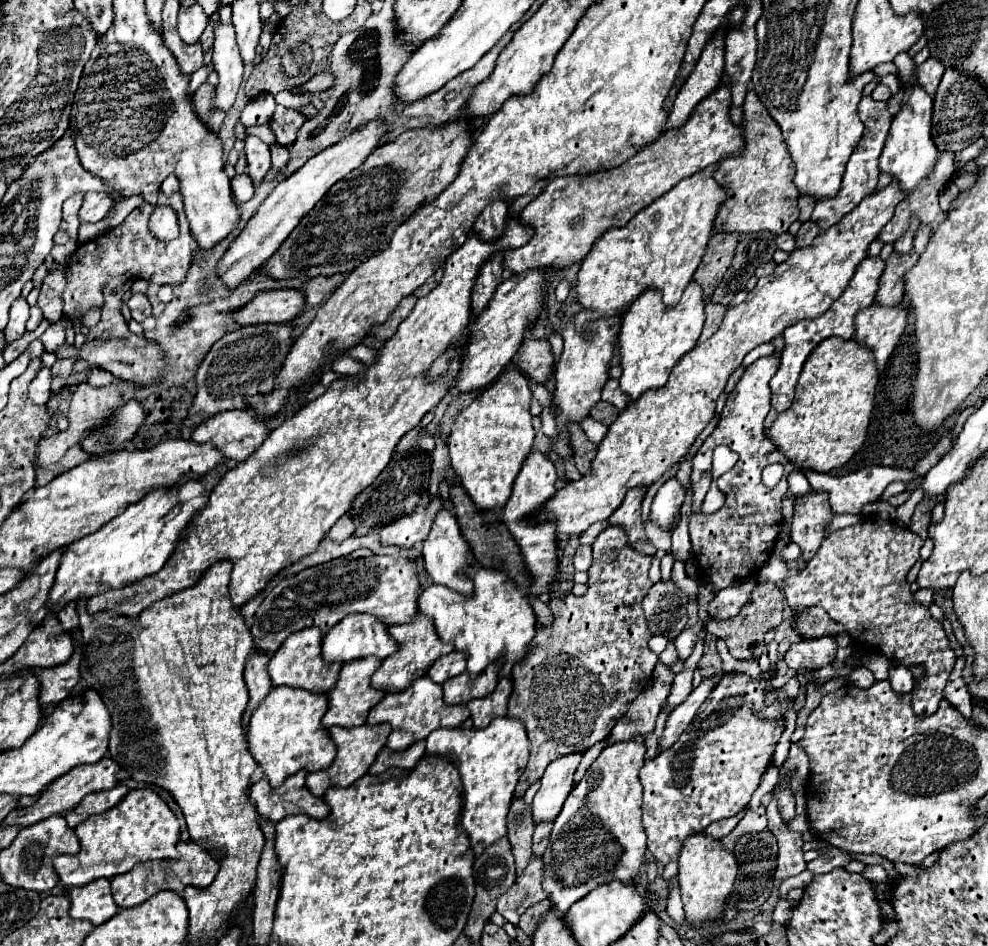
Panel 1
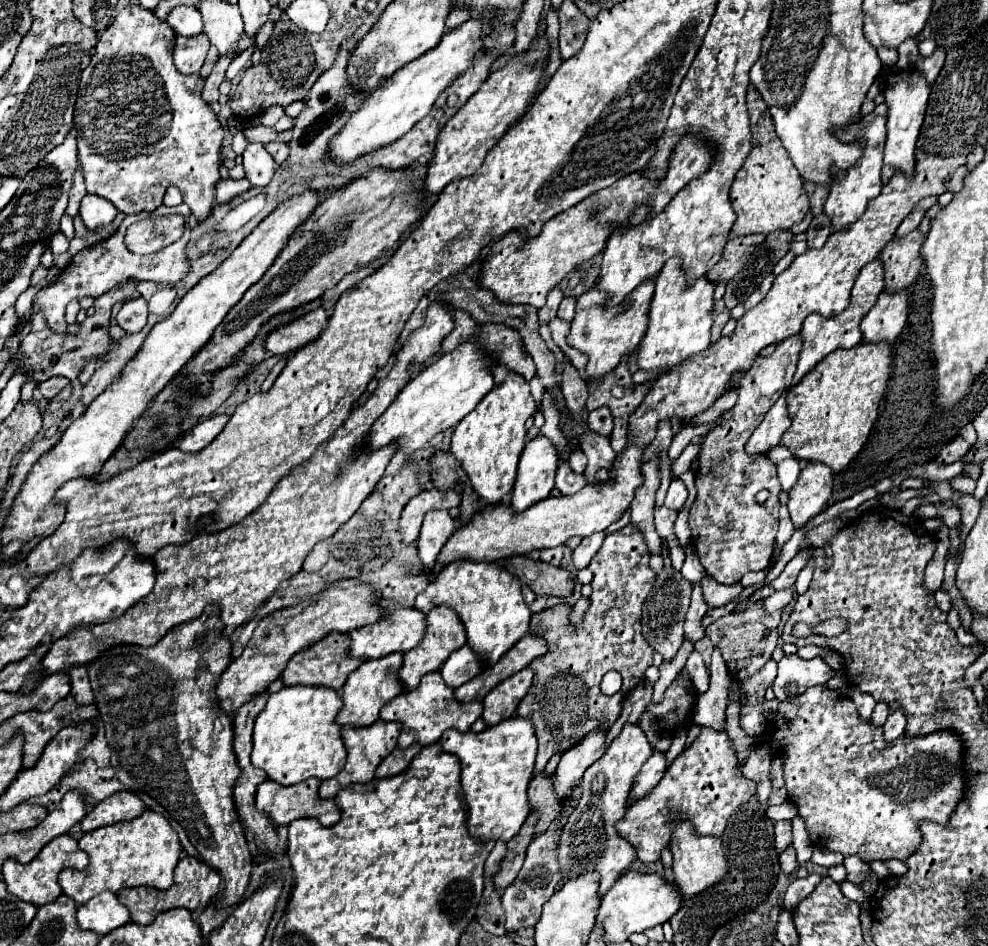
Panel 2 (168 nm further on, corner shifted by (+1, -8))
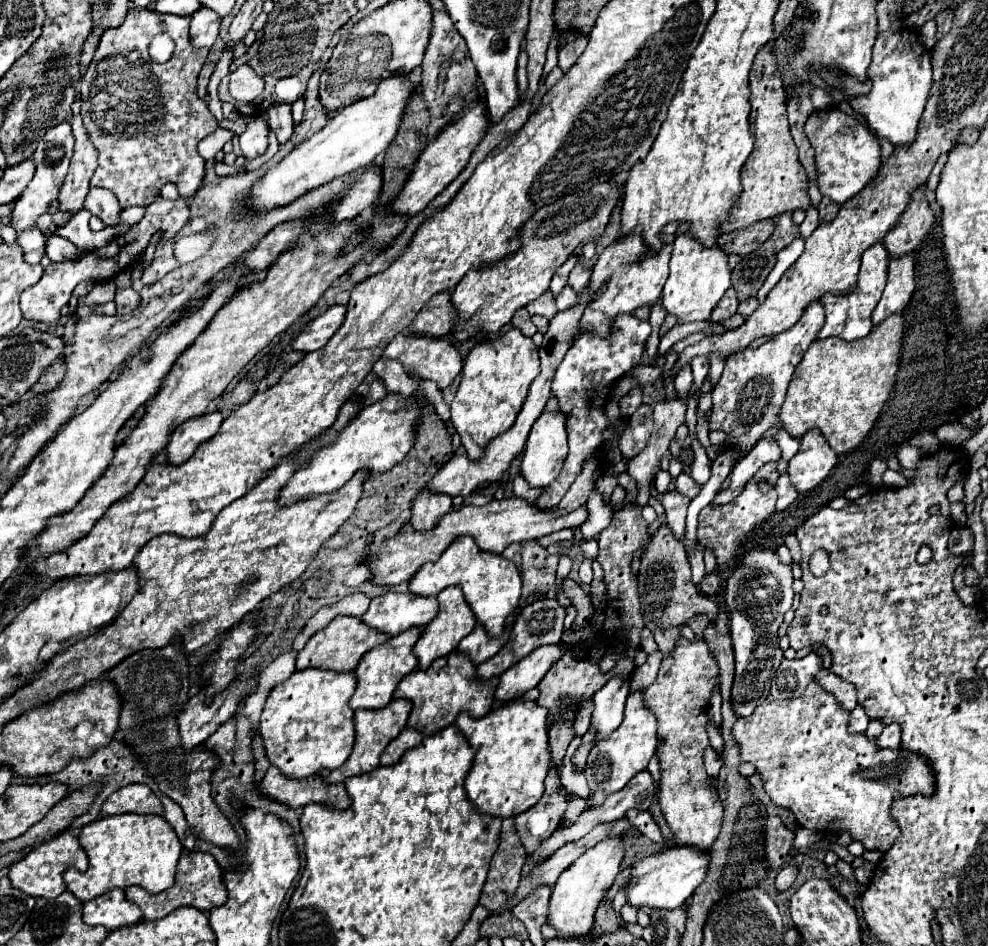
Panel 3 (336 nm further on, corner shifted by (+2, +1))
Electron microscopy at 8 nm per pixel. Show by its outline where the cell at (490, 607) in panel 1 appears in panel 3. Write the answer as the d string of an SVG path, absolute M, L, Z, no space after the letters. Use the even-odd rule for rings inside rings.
M461 536L453 540L453 544L441 554L441 560L427 562L419 572L415 572L415 576L409 580L409 590L419 596L437 596L449 584L457 584L463 588L469 598L471 610L491 636L503 634L505 620L517 610L521 598L521 576L511 560L505 560L499 554L483 552L477 548L471 536Z

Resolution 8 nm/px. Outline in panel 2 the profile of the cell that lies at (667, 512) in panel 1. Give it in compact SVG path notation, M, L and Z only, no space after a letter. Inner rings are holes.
M674 479L674 481L670 483L668 493L666 493L666 501L664 501L664 505L666 505L668 509L680 511L682 505L684 505L684 501L686 501L686 497L688 497L688 491L686 491L684 483L682 483L680 479Z

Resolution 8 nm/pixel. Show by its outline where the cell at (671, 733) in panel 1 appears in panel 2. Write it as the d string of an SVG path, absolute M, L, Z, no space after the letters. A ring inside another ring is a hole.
M654 751L652 757L644 763L644 767L640 769L640 773L638 773L638 777L636 777L630 805L632 805L636 799L644 797L644 795L648 793L648 789L652 789L652 785L656 785L656 783L664 777L664 771L666 771L666 753Z

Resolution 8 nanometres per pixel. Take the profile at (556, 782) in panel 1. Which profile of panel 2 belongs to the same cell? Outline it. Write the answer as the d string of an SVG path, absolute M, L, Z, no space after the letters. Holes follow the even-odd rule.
M602 731L588 733L588 737L584 737L584 741L580 741L576 747L568 749L560 757L560 763L552 777L552 789L554 789L556 797L564 799L566 793L582 779L584 771L604 755L604 751L606 751L604 737L606 735Z

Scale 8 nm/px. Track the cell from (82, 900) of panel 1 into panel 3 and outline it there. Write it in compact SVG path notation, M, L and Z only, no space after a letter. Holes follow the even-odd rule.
M115 888L105 896L99 896L83 906L83 920L89 926L105 926L107 930L119 930L141 922L143 912L137 904L125 898L125 892Z

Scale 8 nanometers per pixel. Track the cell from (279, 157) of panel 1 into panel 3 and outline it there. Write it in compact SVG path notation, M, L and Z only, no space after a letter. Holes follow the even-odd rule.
M273 104L267 110L269 126L277 134L279 144L285 144L293 134L293 118L291 118L291 106L289 104Z

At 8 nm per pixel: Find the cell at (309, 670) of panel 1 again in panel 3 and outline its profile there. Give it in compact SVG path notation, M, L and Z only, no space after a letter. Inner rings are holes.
M335 616L331 624L319 630L315 636L311 636L307 646L297 654L297 670L323 668L323 670L335 670L335 672L351 672L355 670L357 662L365 652L369 652L377 644L383 644L385 640L387 636L383 636L383 632L371 632L371 628L367 628L363 620L355 616Z

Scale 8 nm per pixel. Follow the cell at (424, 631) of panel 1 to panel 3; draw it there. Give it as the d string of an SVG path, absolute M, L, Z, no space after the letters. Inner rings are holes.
M449 586L449 588L445 588L445 590L437 596L437 600L439 600L439 604L441 604L441 610L439 610L439 614L427 624L427 628L425 628L425 632L423 632L423 636L421 636L421 640L419 640L419 642L415 644L415 648L413 648L413 650L415 650L415 656L419 656L419 668L421 668L421 670L423 670L423 668L429 668L433 660L451 654L451 652L457 648L459 640L465 638L467 634L471 634L471 630L473 630L475 624L477 624L475 614L471 614L471 608L469 608L467 600L463 600L463 590L461 590L459 586Z

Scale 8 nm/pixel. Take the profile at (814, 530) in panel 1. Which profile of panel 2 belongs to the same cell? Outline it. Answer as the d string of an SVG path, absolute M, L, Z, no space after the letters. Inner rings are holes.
M806 463L798 483L790 491L788 511L792 525L798 529L814 515L822 513L832 495L832 471L822 463Z

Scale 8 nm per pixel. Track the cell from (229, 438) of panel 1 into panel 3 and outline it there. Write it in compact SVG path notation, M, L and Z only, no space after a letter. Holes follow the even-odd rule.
M211 412L201 418L193 418L185 424L181 424L167 446L167 462L169 464L183 464L189 460L189 456L195 452L195 448L209 438L213 438L223 422L221 412Z

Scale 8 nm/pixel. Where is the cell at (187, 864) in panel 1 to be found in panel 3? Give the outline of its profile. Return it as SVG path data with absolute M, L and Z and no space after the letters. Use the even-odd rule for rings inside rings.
M189 850L181 854L181 860L177 864L177 878L169 890L159 892L159 894L149 894L147 890L139 886L131 886L125 890L125 894L127 894L127 900L135 902L143 910L143 920L161 920L181 906L193 906L197 910L211 910L219 904L225 904L227 900L225 884L221 880L221 868L215 862L215 858L205 852L189 852Z

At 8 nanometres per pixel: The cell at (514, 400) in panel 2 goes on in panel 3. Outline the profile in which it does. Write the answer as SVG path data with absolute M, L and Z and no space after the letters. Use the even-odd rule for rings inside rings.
M509 328L503 336L473 346L465 358L461 384L451 404L453 426L457 428L465 452L471 460L477 460L483 454L489 440L511 428L537 374L539 350L531 338L521 334L519 328Z

